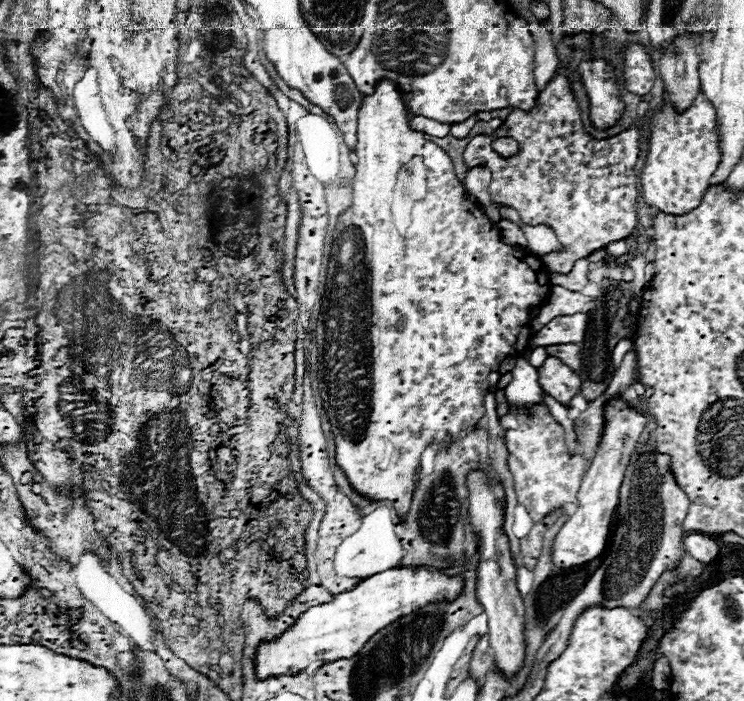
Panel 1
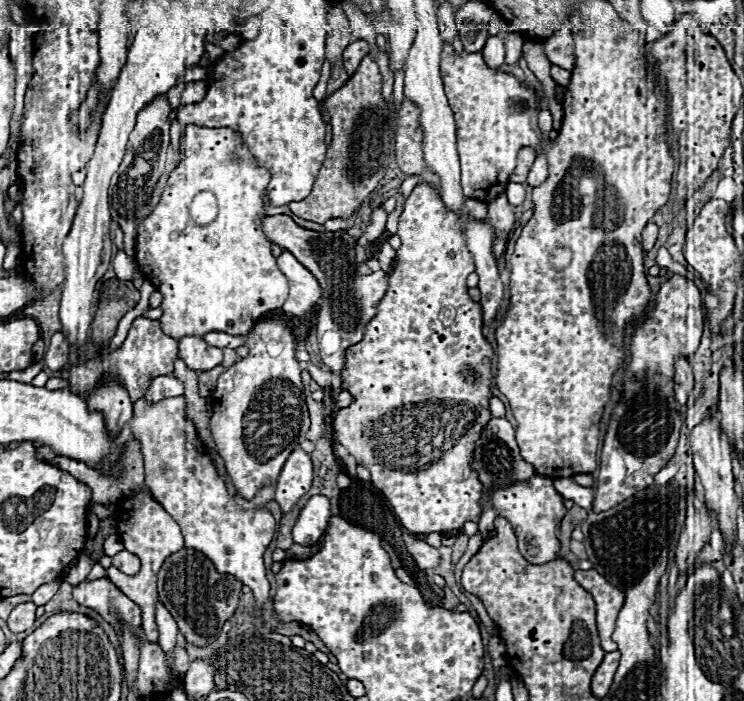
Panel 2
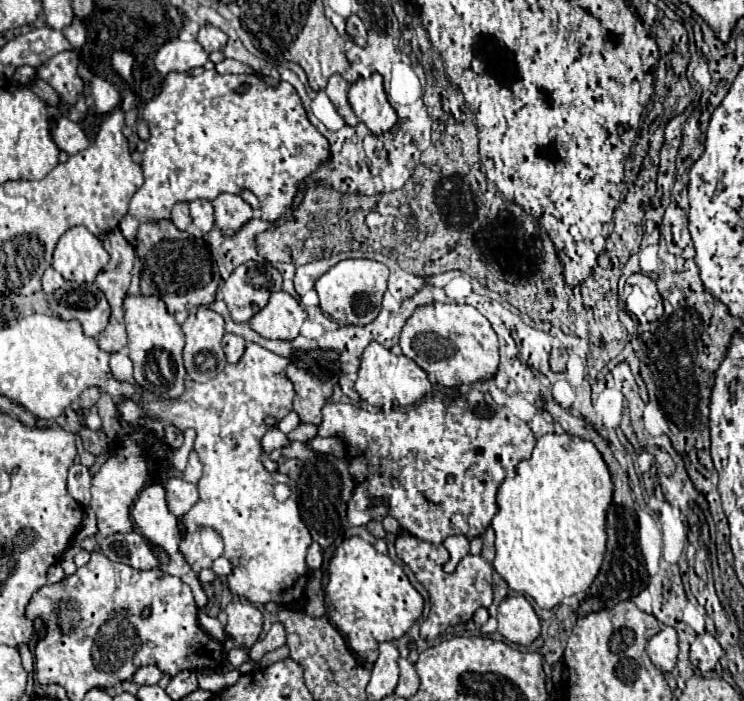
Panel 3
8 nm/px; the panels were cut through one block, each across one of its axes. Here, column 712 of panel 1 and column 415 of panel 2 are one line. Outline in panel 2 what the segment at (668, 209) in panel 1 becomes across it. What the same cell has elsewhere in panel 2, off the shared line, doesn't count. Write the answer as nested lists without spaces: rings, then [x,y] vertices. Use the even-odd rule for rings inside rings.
[[[412,102],[400,108],[400,126],[396,130],[396,162],[402,172],[420,174],[420,182],[434,184],[440,190],[438,176],[424,168],[422,164],[422,130],[418,124],[418,108]]]

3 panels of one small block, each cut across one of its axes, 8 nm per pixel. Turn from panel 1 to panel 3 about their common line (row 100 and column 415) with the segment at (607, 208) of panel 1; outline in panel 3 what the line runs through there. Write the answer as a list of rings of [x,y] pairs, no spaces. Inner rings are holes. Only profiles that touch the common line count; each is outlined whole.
[[[486,528],[482,534],[484,546],[482,552],[472,556],[466,554],[458,564],[452,574],[446,574],[442,566],[450,560],[448,550],[442,544],[430,544],[424,542],[408,532],[400,532],[396,536],[396,554],[398,558],[410,566],[414,572],[416,580],[428,590],[430,596],[430,614],[420,626],[420,636],[426,640],[434,640],[440,634],[446,632],[448,626],[464,624],[472,618],[474,610],[480,606],[490,606],[492,604],[492,560],[494,560],[494,530]]]

